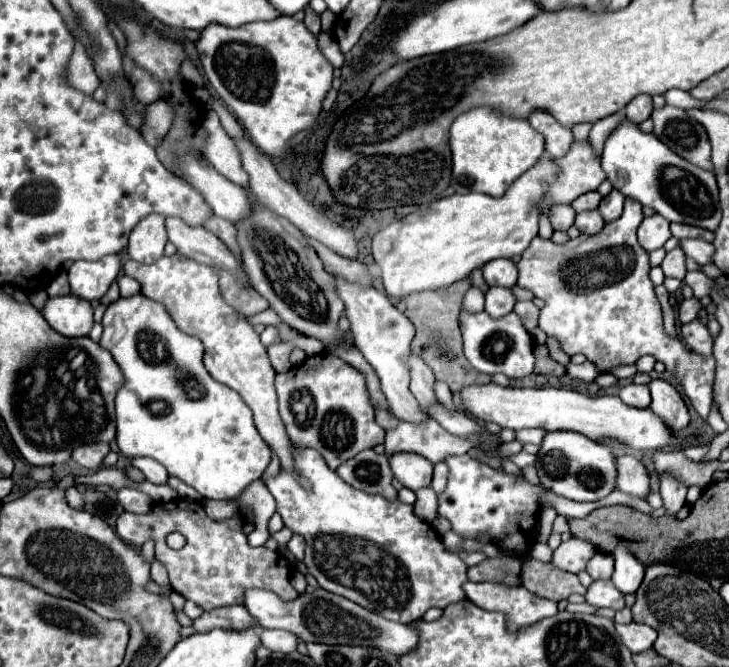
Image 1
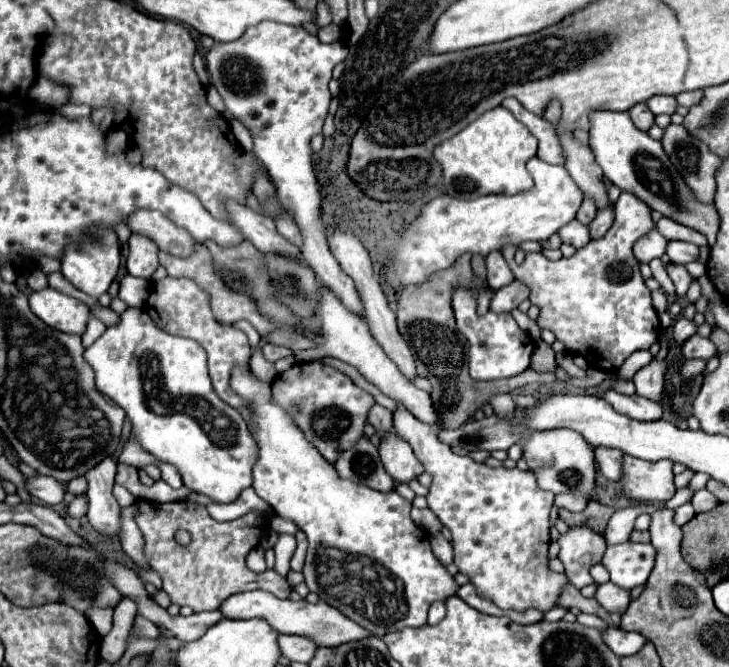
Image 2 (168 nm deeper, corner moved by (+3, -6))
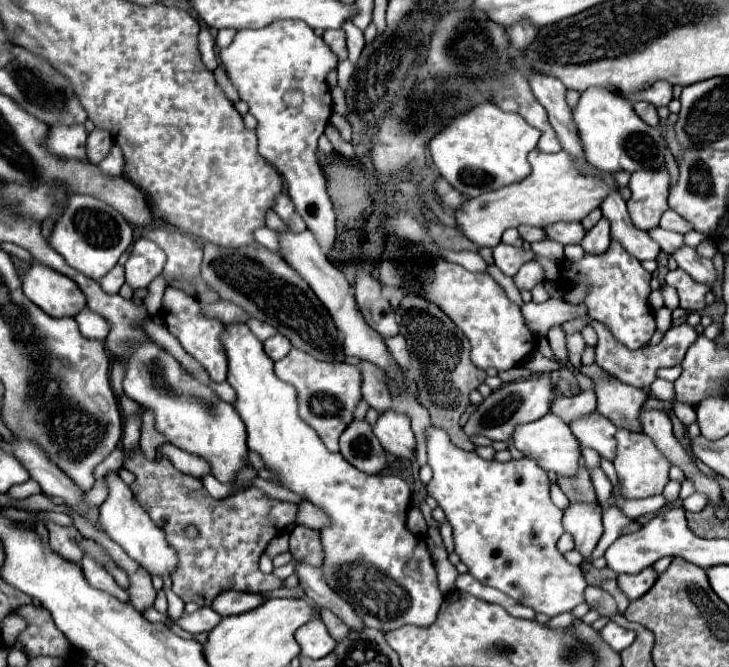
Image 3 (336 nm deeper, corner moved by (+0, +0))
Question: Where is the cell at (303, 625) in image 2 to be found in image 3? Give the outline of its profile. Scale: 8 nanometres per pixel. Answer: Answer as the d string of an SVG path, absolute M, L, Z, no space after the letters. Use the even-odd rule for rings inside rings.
M225 591L213 599L211 609L215 609L221 617L229 617L229 615L239 615L239 613L251 611L261 603L263 603L261 595L241 593L241 591Z

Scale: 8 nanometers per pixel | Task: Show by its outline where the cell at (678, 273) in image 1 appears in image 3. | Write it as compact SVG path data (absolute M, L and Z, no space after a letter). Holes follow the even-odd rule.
M675 269L669 271L665 277L667 285L673 285L679 291L679 307L687 309L687 311L699 311L705 309L705 295L709 293L709 285L705 283L697 283L693 277L689 277L683 269Z

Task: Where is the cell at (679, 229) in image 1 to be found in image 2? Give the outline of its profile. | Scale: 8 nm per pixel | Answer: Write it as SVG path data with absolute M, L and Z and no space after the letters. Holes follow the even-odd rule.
M662 217L662 219L656 223L656 229L658 229L668 241L678 239L678 241L694 243L694 245L698 245L698 247L708 245L708 241L706 241L706 237L704 237L702 233L698 233L698 231L694 231L694 229L690 229L690 227L684 227L684 225L680 225L680 223L674 223L672 219L664 219L664 217Z

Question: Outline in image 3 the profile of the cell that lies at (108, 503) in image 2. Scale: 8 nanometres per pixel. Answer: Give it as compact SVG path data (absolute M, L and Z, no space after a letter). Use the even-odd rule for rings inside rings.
M109 473L107 483L109 483L109 497L101 505L101 513L99 513L105 533L115 543L119 543L125 549L125 553L133 561L137 561L149 575L171 577L177 569L177 551L167 543L165 533L149 519L145 509L137 505L137 499L133 497L129 485L125 485L117 473Z

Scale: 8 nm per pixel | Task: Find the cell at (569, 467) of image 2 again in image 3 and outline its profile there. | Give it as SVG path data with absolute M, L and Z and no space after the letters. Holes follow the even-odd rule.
M547 413L545 417L537 419L537 421L517 425L513 431L513 443L525 457L535 459L535 463L545 471L553 471L553 473L561 473L561 475L573 475L579 469L579 457L581 457L579 441L573 437L569 425L553 413Z

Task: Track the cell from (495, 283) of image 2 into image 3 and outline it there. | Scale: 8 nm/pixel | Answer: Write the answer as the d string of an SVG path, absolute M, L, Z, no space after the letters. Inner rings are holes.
M499 243L495 249L493 249L493 257L495 257L495 265L505 273L505 275L515 275L521 265L525 265L527 261L531 261L535 255L531 251L525 251L525 249L519 249L519 247L511 247L511 245L505 245L505 243Z

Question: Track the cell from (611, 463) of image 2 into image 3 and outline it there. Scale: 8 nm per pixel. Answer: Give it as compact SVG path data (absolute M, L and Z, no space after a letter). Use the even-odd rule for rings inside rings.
M599 413L583 415L571 421L571 431L579 439L581 447L593 447L601 457L613 459L615 453L615 431L617 427Z

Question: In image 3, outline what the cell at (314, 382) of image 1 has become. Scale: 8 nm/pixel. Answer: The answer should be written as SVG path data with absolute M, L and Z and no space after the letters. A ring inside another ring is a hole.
M291 349L283 359L279 359L275 363L275 375L281 381L287 381L297 389L297 403L299 403L301 419L317 431L317 435L321 437L321 441L325 443L325 447L331 453L337 453L339 435L353 421L353 409L361 401L359 369L355 365L347 365L347 363L317 361L309 353Z

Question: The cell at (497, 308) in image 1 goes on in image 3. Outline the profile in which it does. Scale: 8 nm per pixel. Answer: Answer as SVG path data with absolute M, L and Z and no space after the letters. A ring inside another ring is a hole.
M529 261L525 267L519 269L519 273L515 275L515 285L519 289L533 289L537 283L543 283L545 277L545 269L537 263L537 261Z

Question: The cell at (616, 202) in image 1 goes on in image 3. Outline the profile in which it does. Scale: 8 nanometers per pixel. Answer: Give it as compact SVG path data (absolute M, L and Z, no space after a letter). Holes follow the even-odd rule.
M603 217L591 231L587 231L587 235L581 241L581 247L585 249L585 253L605 253L609 249L611 243L611 233L609 233L609 221Z

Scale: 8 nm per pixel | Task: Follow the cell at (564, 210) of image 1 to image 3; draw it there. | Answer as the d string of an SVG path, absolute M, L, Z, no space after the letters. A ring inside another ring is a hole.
M521 225L521 227L519 227L519 233L521 233L523 241L529 241L529 243L533 243L533 241L543 241L543 239L545 239L545 231L539 229L539 227Z

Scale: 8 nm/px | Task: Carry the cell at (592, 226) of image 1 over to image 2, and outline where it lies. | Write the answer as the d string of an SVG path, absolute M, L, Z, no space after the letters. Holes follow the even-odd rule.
M576 219L570 221L568 225L564 225L558 233L562 235L562 241L564 243L574 245L576 249L578 247L584 247L590 241L590 229L586 225L582 225L580 221L576 221Z

